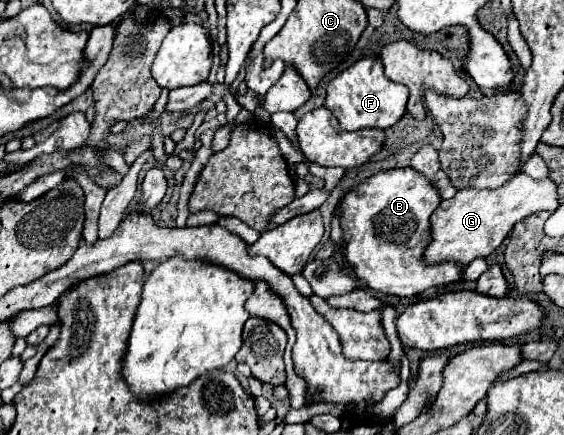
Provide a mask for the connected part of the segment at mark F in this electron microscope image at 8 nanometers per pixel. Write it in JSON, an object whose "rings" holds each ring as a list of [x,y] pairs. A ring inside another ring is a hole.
{"rings":[[[367,55],[329,81],[325,107],[337,117],[345,131],[357,131],[365,127],[389,129],[405,115],[407,97],[409,89],[389,81],[383,73],[383,63],[377,57]]]}

